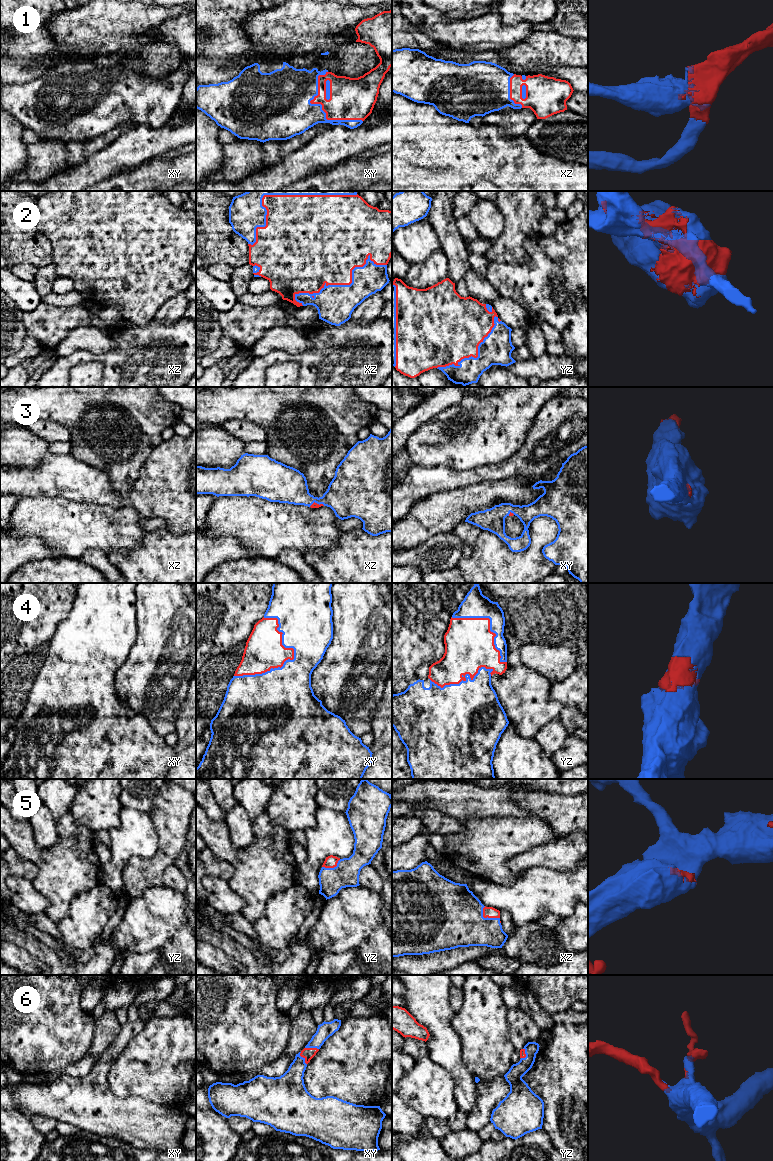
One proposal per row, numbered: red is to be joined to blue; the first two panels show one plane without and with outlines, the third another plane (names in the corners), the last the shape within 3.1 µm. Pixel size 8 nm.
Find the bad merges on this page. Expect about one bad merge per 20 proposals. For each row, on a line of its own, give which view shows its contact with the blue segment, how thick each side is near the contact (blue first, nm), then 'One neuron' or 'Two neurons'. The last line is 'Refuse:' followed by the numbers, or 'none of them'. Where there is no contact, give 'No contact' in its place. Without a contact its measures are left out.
1: Touches blue in xy. Thickness 360 nm (blue) against 340 nm. One neuron
2: Touches blue in xz. Thickness 300 nm (blue) against 400 nm. One neuron
3: Touches blue in xz. Thickness 320 nm (blue) against 50 nm. One neuron
4: Touches blue in xy. Thickness 380 nm (blue) against 300 nm. One neuron
5: Touches blue in xz. Thickness 440 nm (blue) against 90 nm. One neuron
6: Touches blue in xy. Thickness 220 nm (blue) against 100 nm. One neuron
Refuse: none of them

